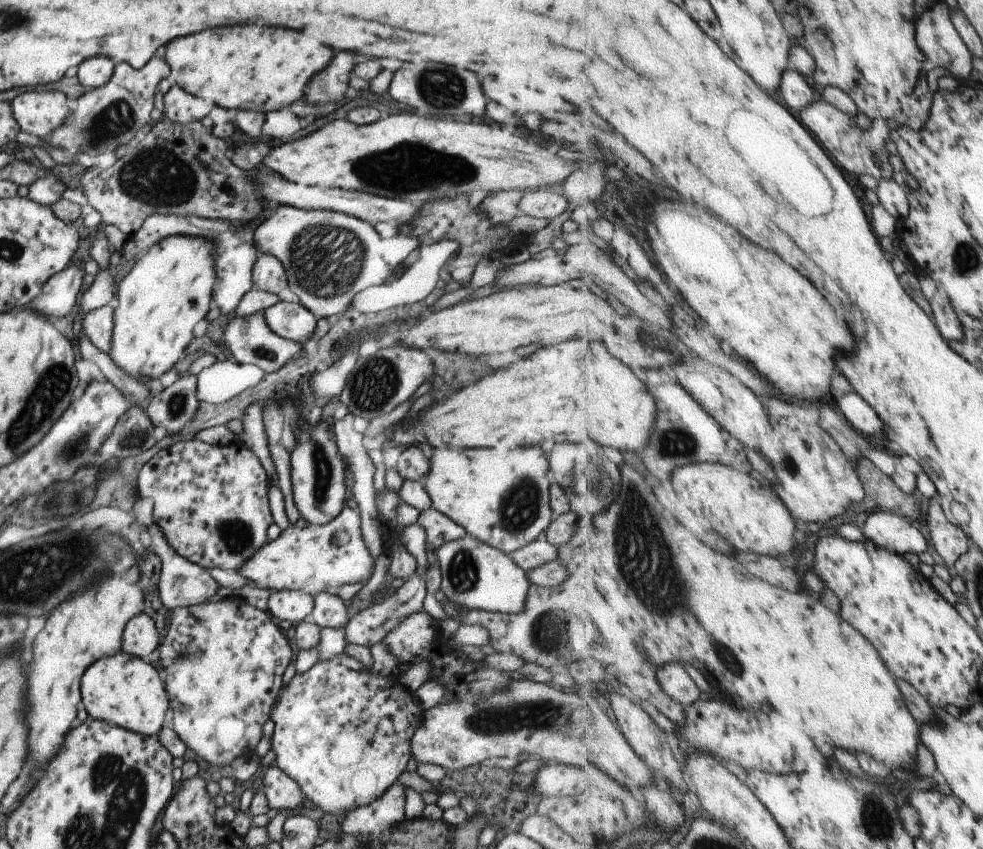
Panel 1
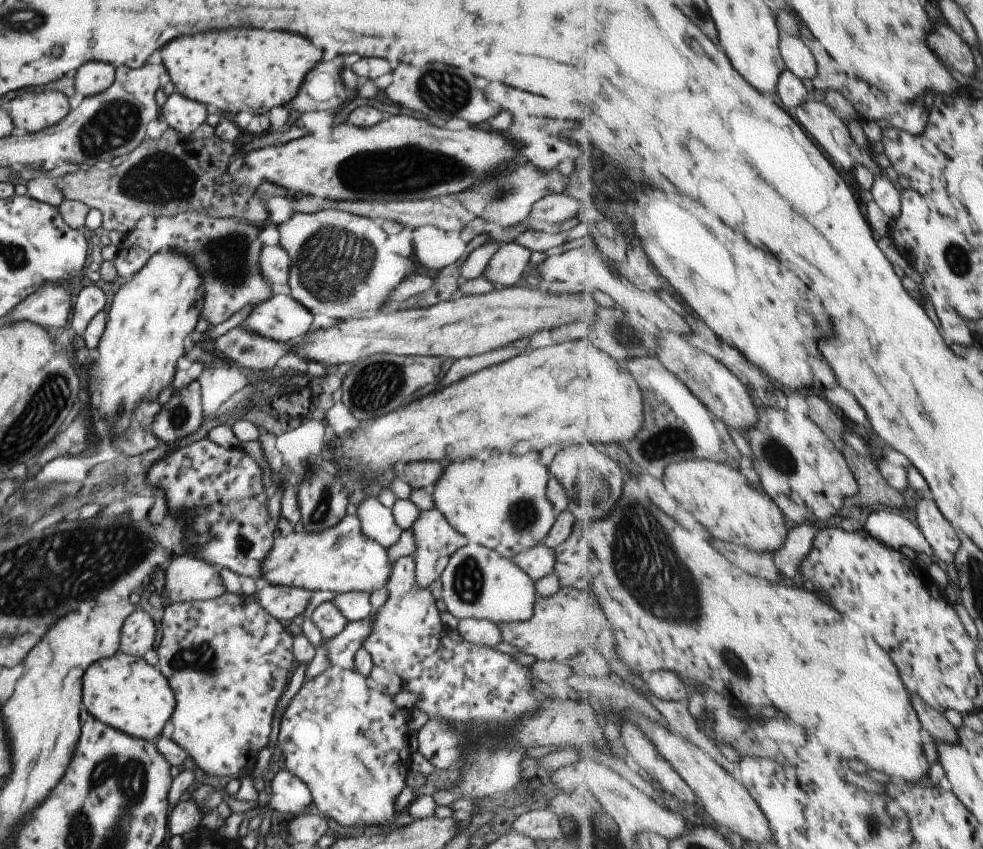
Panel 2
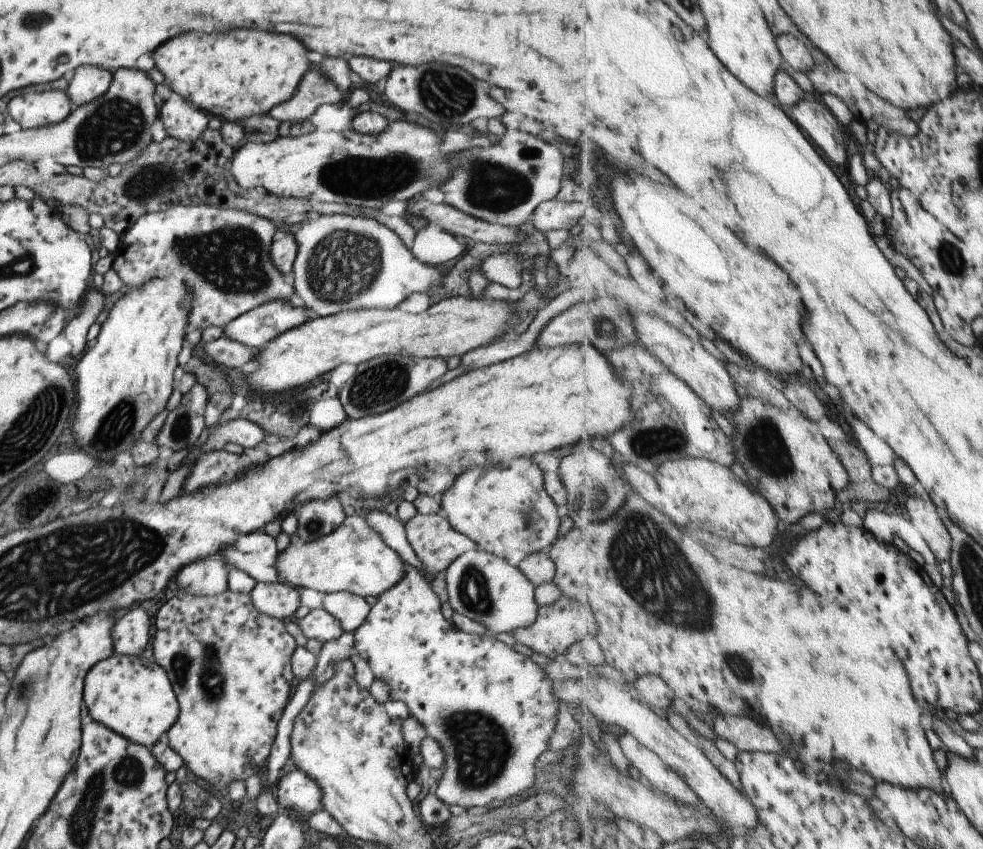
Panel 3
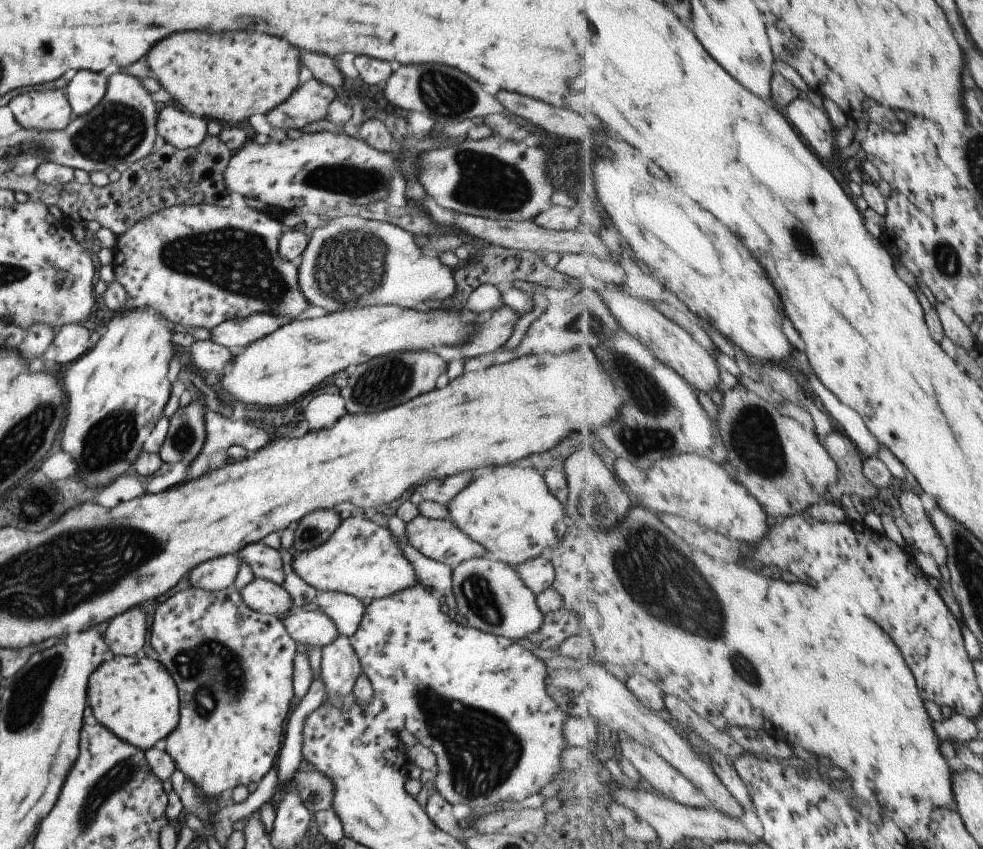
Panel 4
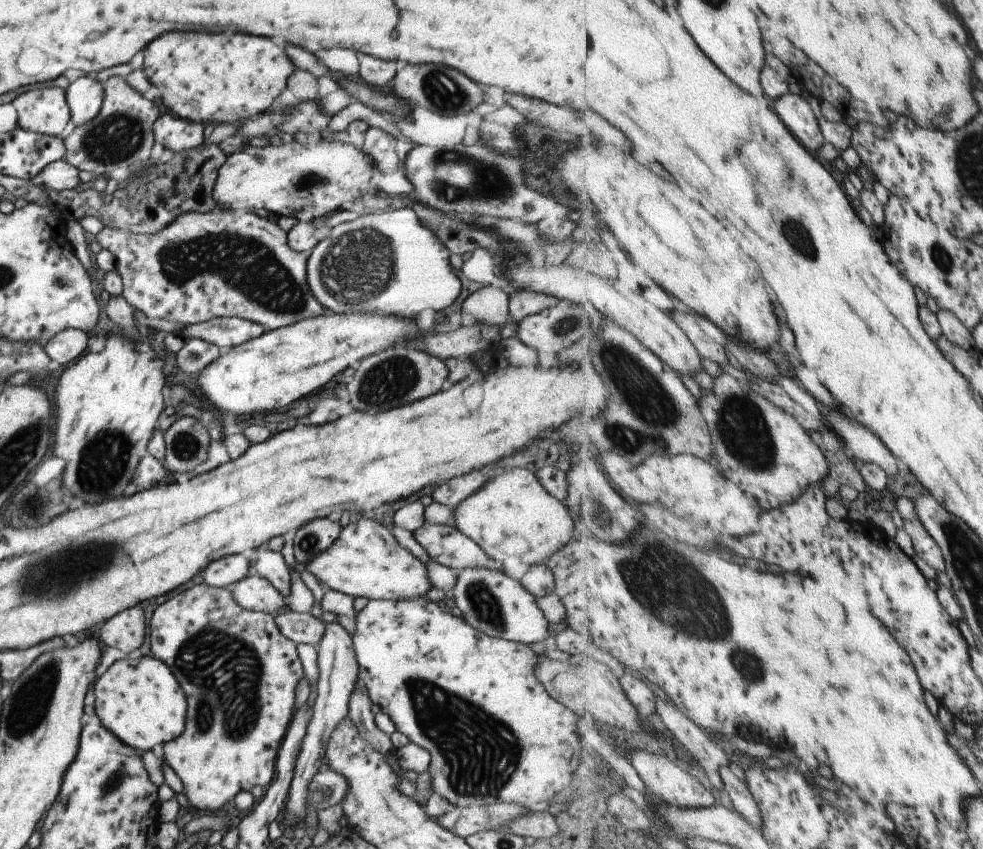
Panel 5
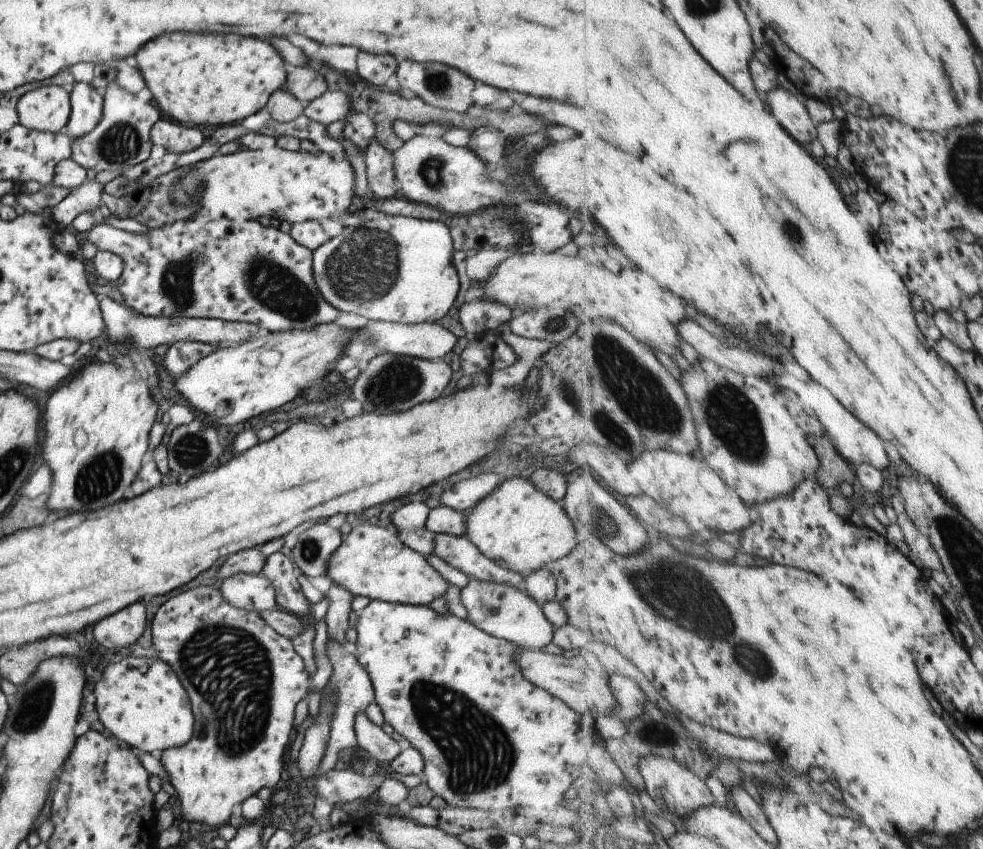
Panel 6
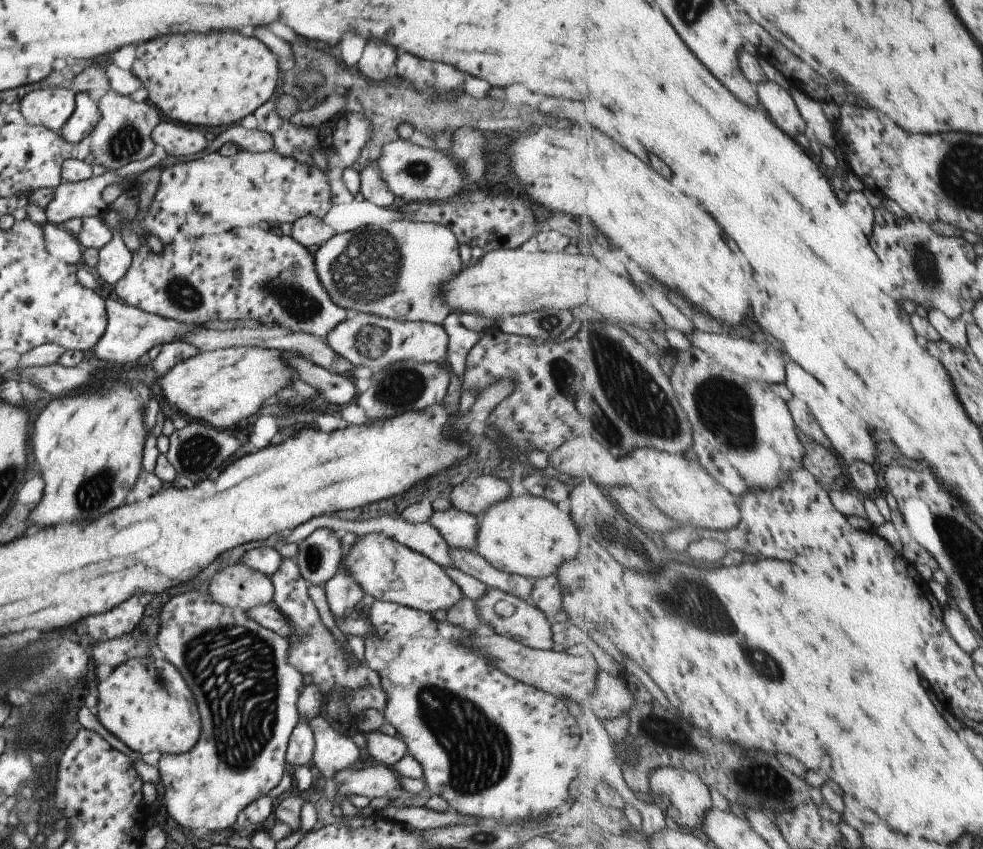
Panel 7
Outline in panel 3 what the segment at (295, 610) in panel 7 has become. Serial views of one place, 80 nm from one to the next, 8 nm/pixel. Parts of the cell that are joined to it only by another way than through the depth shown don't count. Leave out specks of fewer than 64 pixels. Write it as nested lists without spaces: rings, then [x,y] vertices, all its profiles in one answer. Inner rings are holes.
[[[259,530],[241,534],[235,546],[225,546],[217,552],[229,567],[245,572],[255,583],[264,584],[279,581],[275,560],[277,554],[275,540]]]

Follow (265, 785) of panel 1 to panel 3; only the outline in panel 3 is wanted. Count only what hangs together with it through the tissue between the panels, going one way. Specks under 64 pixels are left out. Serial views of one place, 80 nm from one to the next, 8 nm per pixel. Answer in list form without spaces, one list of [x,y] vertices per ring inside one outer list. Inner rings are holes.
[[[292,767],[291,772],[277,780],[275,795],[280,808],[289,808],[301,813],[322,810],[319,786],[301,770]]]

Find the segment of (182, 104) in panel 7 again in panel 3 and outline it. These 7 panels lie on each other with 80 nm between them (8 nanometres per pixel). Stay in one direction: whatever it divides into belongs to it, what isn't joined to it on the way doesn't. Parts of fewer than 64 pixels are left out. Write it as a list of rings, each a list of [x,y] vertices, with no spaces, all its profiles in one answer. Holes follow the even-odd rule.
[[[229,30],[215,34],[187,32],[179,34],[153,52],[157,70],[168,81],[171,92],[179,95],[209,117],[227,122],[239,122],[254,114],[268,114],[277,104],[286,102],[297,89],[303,72],[309,68],[305,46],[285,34],[269,34],[259,30]]]

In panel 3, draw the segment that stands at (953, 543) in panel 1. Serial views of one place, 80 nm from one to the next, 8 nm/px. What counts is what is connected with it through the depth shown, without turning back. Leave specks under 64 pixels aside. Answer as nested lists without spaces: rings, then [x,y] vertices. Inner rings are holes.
[[[908,495],[900,498],[904,502],[903,506],[907,510],[911,522],[917,526],[938,561],[950,561],[953,540],[949,530],[945,528],[943,512],[939,512],[931,500],[923,500],[919,496]]]

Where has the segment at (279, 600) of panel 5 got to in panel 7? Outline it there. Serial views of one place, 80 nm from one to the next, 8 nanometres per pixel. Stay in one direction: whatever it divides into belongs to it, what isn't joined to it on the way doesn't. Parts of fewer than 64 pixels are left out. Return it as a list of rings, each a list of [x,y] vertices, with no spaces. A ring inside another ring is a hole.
[[[239,564],[216,572],[206,590],[217,604],[246,611],[271,603],[274,591],[269,577]]]

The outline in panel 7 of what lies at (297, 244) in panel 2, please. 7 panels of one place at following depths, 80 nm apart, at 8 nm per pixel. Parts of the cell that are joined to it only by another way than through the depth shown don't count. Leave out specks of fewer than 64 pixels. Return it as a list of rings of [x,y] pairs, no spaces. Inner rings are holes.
[[[401,219],[384,224],[361,224],[353,230],[335,233],[315,249],[313,268],[323,290],[339,308],[356,310],[394,321],[421,321],[441,325],[448,315],[442,287],[461,271],[458,242],[449,227],[434,222]]]

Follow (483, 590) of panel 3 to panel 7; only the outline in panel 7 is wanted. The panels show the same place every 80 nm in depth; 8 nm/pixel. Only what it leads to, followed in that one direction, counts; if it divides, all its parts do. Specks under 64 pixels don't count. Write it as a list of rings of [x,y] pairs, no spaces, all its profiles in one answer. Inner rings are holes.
[[[485,587],[483,595],[472,602],[477,610],[477,618],[481,620],[485,631],[507,637],[532,649],[551,649],[553,646],[551,621],[545,618],[543,612],[533,606],[529,600],[501,592],[493,587]]]

